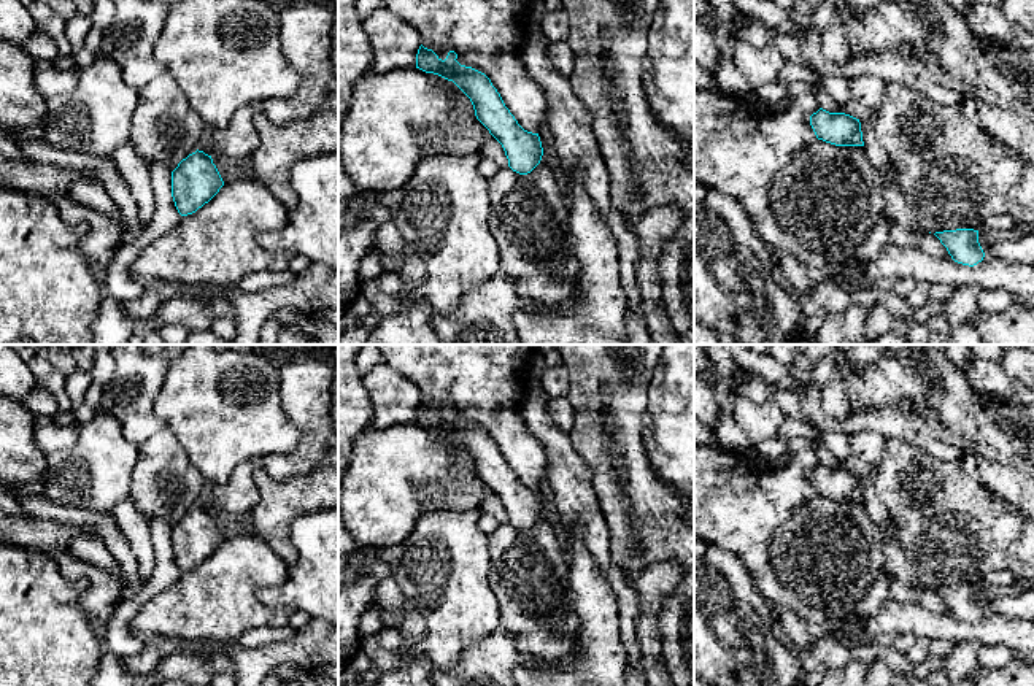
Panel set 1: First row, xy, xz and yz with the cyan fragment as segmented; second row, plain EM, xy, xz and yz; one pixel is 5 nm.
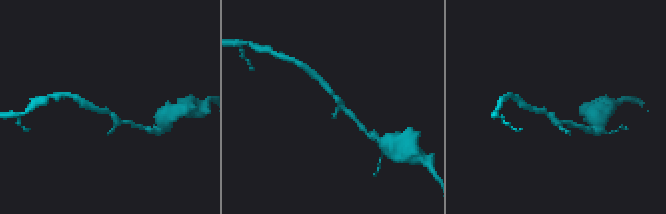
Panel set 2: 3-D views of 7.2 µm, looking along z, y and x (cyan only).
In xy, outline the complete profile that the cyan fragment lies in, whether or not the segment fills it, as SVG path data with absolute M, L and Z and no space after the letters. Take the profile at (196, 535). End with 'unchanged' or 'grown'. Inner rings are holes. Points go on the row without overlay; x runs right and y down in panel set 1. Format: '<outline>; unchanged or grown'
M195 507L172 527L172 553L181 572L195 568L224 541L211 511Z; unchanged

